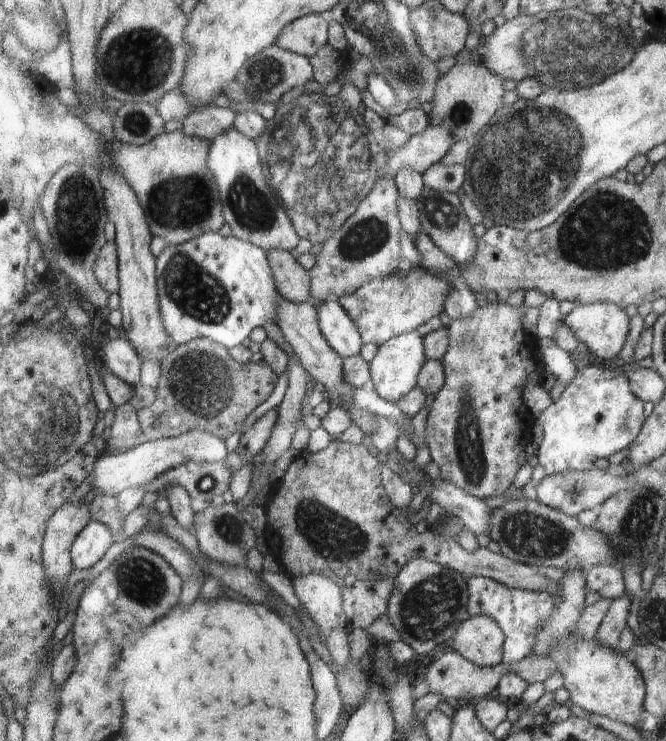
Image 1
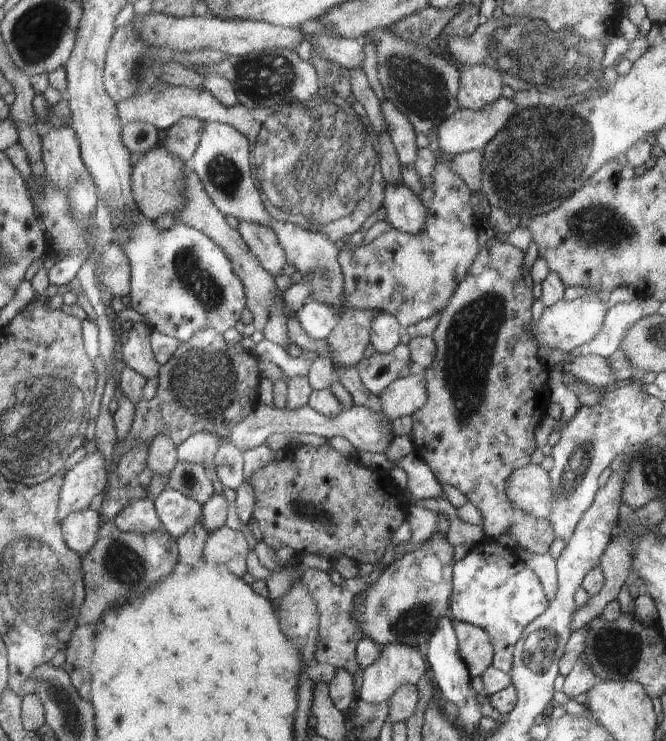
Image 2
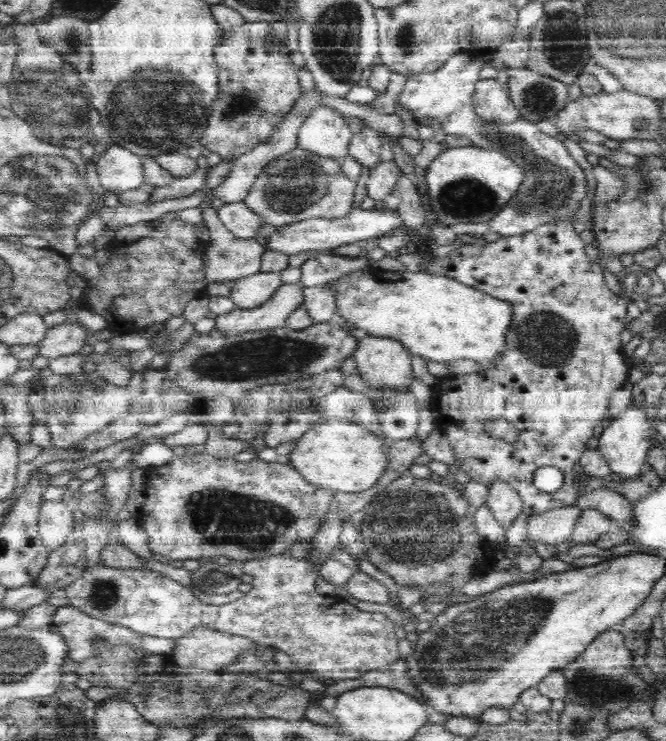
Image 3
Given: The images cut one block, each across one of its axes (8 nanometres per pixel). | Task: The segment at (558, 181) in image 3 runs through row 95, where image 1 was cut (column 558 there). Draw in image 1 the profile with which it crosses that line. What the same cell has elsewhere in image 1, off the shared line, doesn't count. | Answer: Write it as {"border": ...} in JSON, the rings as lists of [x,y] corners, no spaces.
{"border":[[[584,366],[577,371],[577,378],[564,388],[560,399],[538,416],[537,424],[542,426],[544,438],[538,448],[536,463],[542,466],[546,475],[590,469],[599,458],[608,459],[632,445],[645,420],[643,402],[634,395],[622,368]]]}

